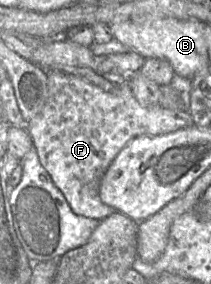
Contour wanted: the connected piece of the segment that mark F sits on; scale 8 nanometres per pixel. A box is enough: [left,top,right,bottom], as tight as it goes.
[27,71,192,221]

